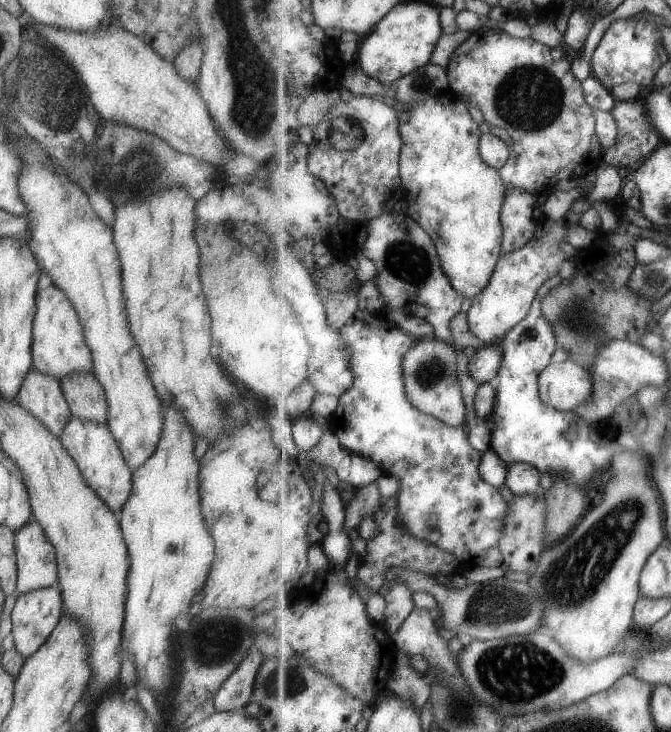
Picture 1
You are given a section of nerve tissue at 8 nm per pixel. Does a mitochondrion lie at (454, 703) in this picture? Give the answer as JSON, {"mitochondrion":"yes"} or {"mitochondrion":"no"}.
{"mitochondrion":"yes"}

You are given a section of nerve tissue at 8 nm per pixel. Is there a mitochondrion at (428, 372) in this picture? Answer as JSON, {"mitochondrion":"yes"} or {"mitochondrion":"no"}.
{"mitochondrion":"yes"}

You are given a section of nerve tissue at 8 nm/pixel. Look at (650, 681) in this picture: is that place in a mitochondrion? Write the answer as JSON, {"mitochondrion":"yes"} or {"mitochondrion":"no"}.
{"mitochondrion":"no"}

